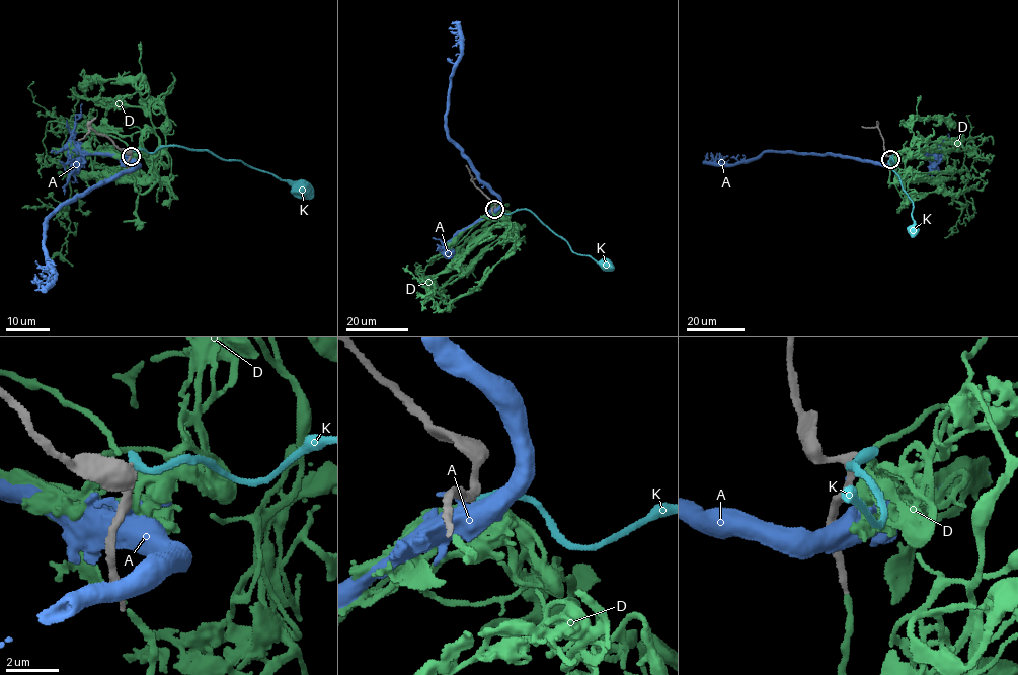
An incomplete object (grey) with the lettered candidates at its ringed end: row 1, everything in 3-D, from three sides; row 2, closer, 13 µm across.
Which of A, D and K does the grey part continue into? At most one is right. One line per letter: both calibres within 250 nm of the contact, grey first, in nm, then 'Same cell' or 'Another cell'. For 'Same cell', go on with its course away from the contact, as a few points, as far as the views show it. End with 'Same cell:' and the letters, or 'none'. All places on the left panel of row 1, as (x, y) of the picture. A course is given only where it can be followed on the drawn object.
A: Thickness 280 nm (grey) against 440 nm. Another cell
D: Thickness 280 nm (grey) against 340 nm. Same cell. Its course: (131, 156), (141, 131), (45, 133), (45, 153), (71, 189), (60, 253), (73, 265)
K: Thickness 240 nm (grey) against 440 nm. Another cell
Same cell: D

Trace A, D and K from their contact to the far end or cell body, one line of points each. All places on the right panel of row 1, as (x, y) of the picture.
A: (889, 159), (879, 164), (830, 153), (763, 151), (734, 165), (708, 163), (705, 160), (707, 153)
D: (890, 159), (906, 150), (913, 153), (933, 148), (944, 152), (966, 150), (967, 203), (956, 225), (944, 237)
K: (891, 155), (893, 162), (889, 160), (888, 163), (913, 204), (914, 231)

